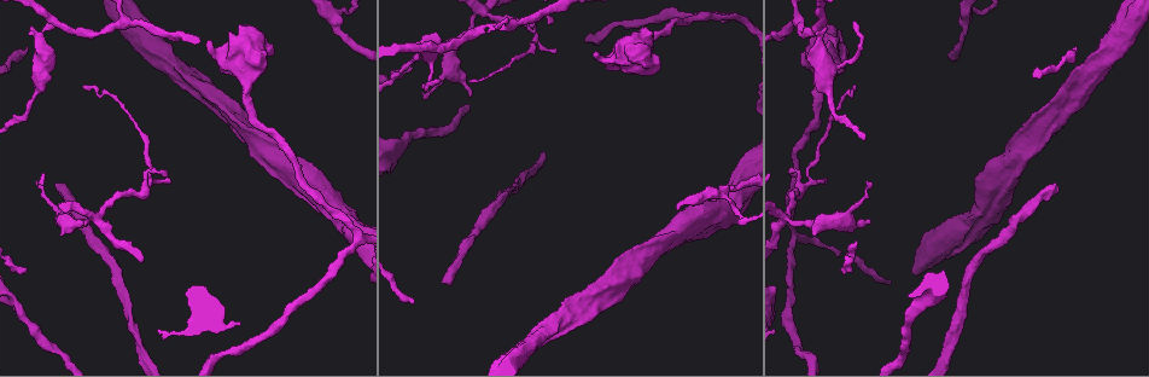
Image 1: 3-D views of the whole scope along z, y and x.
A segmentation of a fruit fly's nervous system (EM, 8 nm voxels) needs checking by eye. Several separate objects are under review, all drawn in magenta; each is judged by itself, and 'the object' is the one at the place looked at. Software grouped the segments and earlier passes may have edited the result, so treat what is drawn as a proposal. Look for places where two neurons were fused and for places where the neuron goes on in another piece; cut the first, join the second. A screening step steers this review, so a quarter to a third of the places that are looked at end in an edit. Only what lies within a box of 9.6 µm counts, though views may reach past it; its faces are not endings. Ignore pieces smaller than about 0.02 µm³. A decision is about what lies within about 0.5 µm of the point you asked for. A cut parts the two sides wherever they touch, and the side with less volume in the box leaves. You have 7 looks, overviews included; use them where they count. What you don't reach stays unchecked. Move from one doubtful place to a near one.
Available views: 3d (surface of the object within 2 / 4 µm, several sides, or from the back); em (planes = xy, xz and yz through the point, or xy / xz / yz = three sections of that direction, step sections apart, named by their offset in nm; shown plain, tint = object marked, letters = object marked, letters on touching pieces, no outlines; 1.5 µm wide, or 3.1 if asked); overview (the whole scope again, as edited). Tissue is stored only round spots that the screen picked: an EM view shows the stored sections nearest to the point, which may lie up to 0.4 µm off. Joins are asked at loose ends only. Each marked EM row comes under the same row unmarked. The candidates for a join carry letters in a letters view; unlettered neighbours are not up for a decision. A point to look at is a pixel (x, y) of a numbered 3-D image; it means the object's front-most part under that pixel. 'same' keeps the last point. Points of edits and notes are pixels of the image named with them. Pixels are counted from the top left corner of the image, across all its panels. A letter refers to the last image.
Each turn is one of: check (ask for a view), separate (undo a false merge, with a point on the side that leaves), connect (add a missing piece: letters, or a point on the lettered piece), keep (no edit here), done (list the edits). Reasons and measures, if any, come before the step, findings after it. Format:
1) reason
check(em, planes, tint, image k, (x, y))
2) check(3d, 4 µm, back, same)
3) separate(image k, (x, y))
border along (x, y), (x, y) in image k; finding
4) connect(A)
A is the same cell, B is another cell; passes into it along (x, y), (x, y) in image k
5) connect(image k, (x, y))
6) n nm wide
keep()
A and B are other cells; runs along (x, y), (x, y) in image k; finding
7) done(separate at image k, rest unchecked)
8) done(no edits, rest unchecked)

an open end
check(3d, 4 µm, image 1, (56, 183))

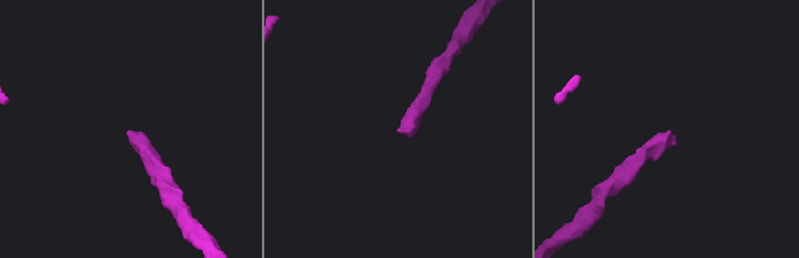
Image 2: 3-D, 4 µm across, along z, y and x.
check(em, yz, step 8, letters, image 2, (669, 135))

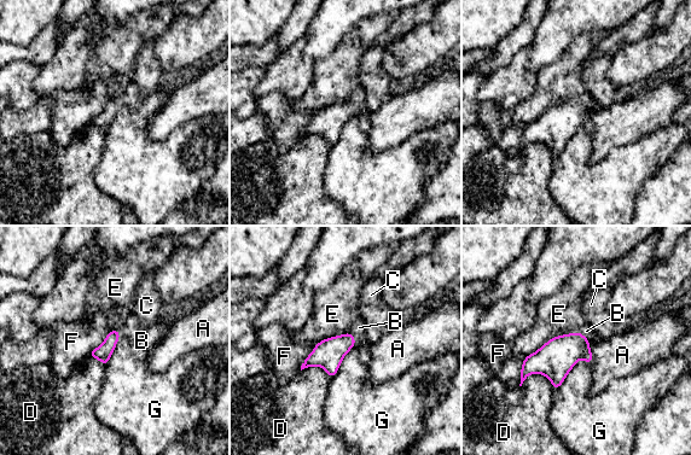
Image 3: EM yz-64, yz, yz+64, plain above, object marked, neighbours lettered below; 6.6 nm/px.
check(em, planes, letters, same)

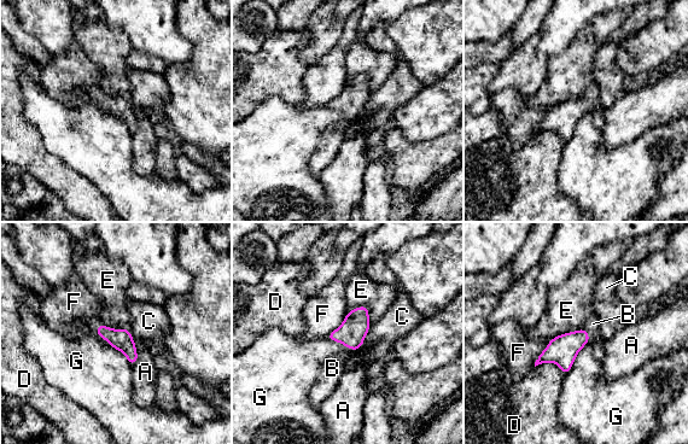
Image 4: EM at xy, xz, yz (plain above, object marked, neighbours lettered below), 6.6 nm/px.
G touches over 360 nm
connect(B)
B is the same cell, A, C, D, E, F and G are other cells; passes into it along (561, 350), (587, 333), (593, 323) in image 4; it goes on there

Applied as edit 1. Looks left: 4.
tapers out
check(3d, 2 µm, image 1, (85, 219))

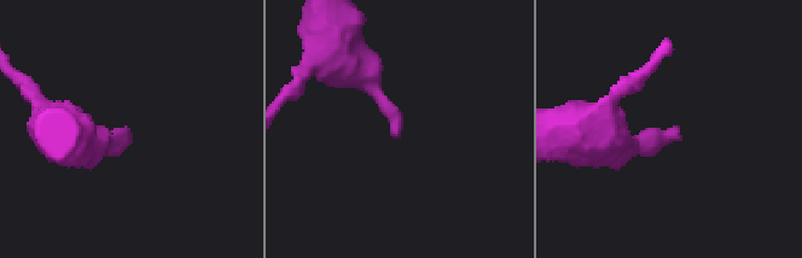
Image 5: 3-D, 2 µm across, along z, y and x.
check(em, planes, tint, image 5, (126, 125))

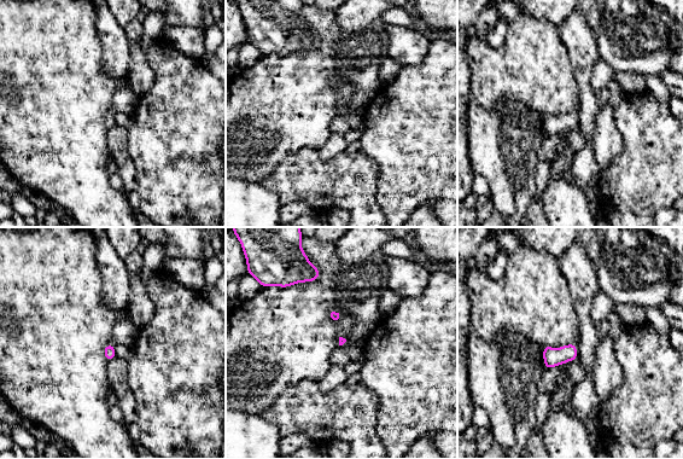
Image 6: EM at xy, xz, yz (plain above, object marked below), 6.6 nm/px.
what lies round it
check(em, planes, letters, same)

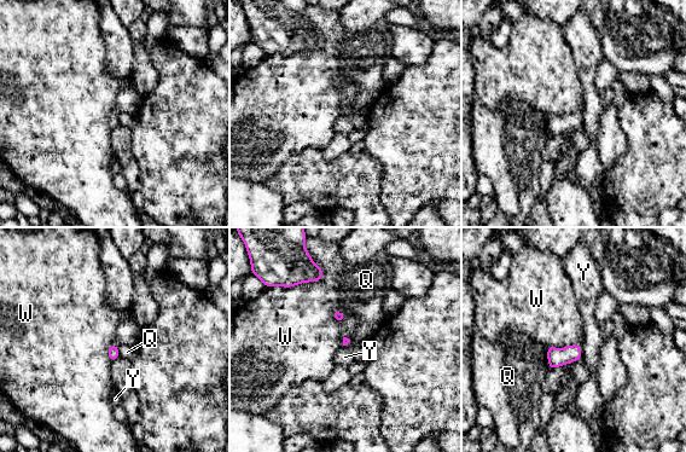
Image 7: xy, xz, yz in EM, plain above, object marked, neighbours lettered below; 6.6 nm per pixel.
keep()
Q, W and Y are other cells; border along (324, 271), (318, 280), (284, 288) in image 7; no lettered piece goes on from it

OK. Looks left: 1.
done(connect at image 4, rest unchecked)

